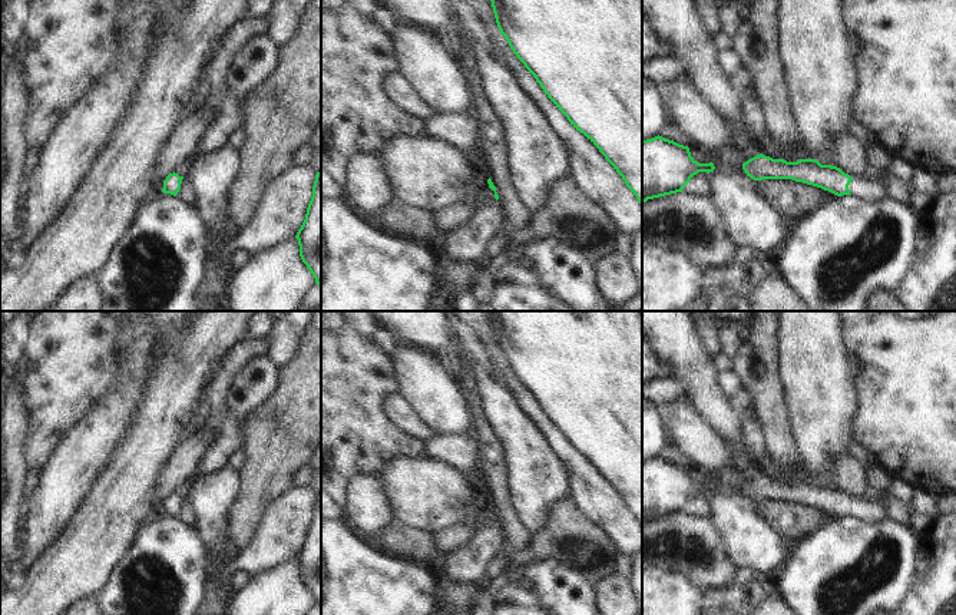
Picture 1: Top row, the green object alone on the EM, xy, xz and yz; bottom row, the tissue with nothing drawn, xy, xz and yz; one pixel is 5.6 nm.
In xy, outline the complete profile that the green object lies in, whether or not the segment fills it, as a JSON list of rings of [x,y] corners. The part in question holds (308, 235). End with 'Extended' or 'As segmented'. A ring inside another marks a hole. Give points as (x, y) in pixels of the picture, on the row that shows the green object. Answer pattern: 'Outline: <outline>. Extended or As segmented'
Outline: [[[321,171],[315,175],[305,219],[295,238],[302,262],[315,278],[315,284],[321,285]]]. As segmented.

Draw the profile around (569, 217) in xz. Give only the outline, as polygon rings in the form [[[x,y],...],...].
[[[566,175],[553,185],[530,222],[510,232],[510,239],[515,245],[523,245],[550,237],[569,248],[578,248],[591,262],[598,262],[615,252],[618,232],[611,215]]]

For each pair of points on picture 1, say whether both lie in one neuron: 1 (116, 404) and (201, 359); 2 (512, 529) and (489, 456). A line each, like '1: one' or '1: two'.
1: two
2: one

